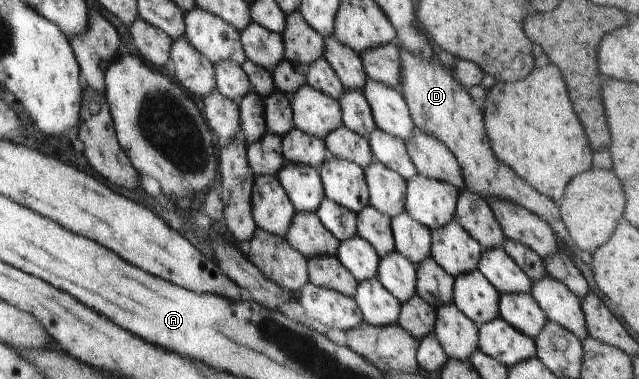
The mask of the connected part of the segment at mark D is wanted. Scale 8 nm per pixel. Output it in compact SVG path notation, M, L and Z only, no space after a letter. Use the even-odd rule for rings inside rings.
M399 48L402 66L402 78L399 90L408 106L414 125L423 132L436 136L453 153L462 170L465 188L475 191L483 198L505 199L540 216L554 230L556 236L563 240L563 248L567 248L585 264L591 262L591 254L577 250L569 241L570 236L560 215L558 204L548 196L536 191L526 180L503 164L490 146L490 138L484 127L484 114L473 103L473 99L455 77L453 72L444 67L435 57L424 59L415 56L411 51Z

